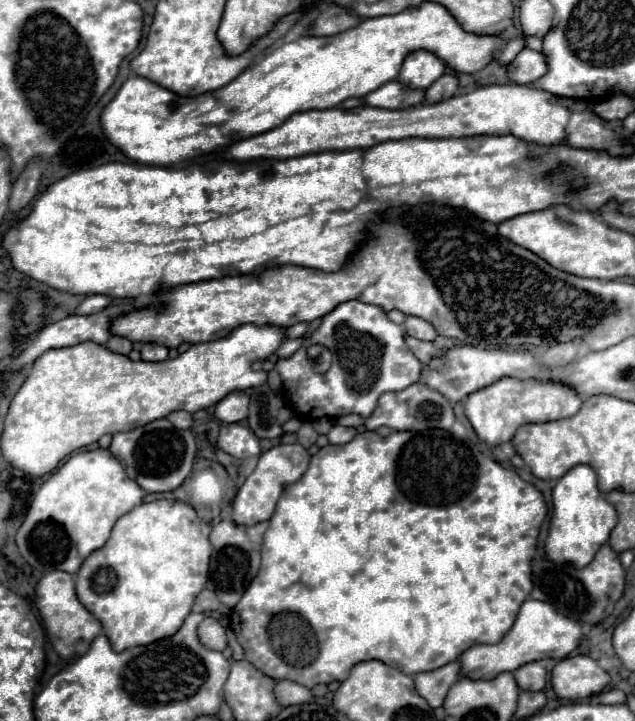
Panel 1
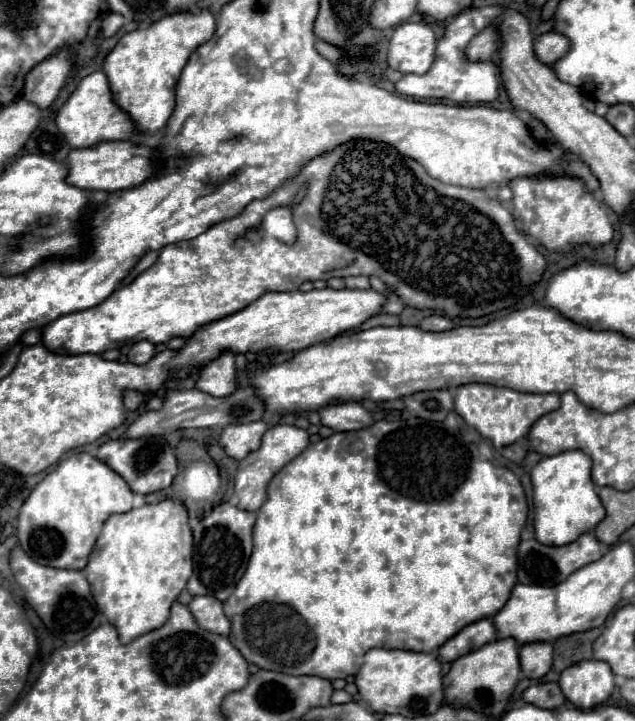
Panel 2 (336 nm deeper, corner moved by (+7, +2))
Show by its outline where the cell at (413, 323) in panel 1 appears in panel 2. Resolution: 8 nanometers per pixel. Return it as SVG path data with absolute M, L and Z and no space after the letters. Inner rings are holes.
M431 315L431 317L425 317L419 327L423 331L447 331L447 329L455 327L455 321L445 315Z

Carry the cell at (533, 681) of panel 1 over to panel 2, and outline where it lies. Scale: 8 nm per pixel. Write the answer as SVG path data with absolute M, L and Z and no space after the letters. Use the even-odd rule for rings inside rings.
M547 641L525 643L519 649L519 659L521 659L523 675L531 677L531 679L539 679L551 669L553 645L547 643Z

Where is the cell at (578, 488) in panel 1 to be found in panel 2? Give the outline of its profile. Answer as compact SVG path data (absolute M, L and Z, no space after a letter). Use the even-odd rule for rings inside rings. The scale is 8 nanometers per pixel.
M565 451L553 457L543 457L531 469L533 505L535 505L535 537L545 545L573 543L579 535L595 529L605 519L605 507L591 479L591 459L583 451Z

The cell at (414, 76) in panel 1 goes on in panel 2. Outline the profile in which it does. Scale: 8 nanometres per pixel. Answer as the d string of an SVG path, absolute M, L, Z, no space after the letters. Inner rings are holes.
M401 23L389 41L387 65L401 73L427 73L435 59L435 43L427 23Z

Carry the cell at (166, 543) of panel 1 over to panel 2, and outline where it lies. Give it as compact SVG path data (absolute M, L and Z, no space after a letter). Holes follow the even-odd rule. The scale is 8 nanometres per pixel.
M165 499L161 503L143 505L139 509L111 515L101 531L101 541L97 539L95 549L85 567L85 577L93 587L93 597L97 599L99 611L109 619L109 623L119 631L121 643L129 643L161 625L169 619L169 609L177 595L185 589L193 571L193 535L187 523L187 509L179 501Z

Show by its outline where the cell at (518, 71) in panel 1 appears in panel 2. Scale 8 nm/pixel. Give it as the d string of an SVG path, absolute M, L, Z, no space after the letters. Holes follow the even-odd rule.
M549 31L535 39L537 59L547 65L553 65L555 61L559 61L563 55L569 53L569 49L571 49L571 41L559 31Z

